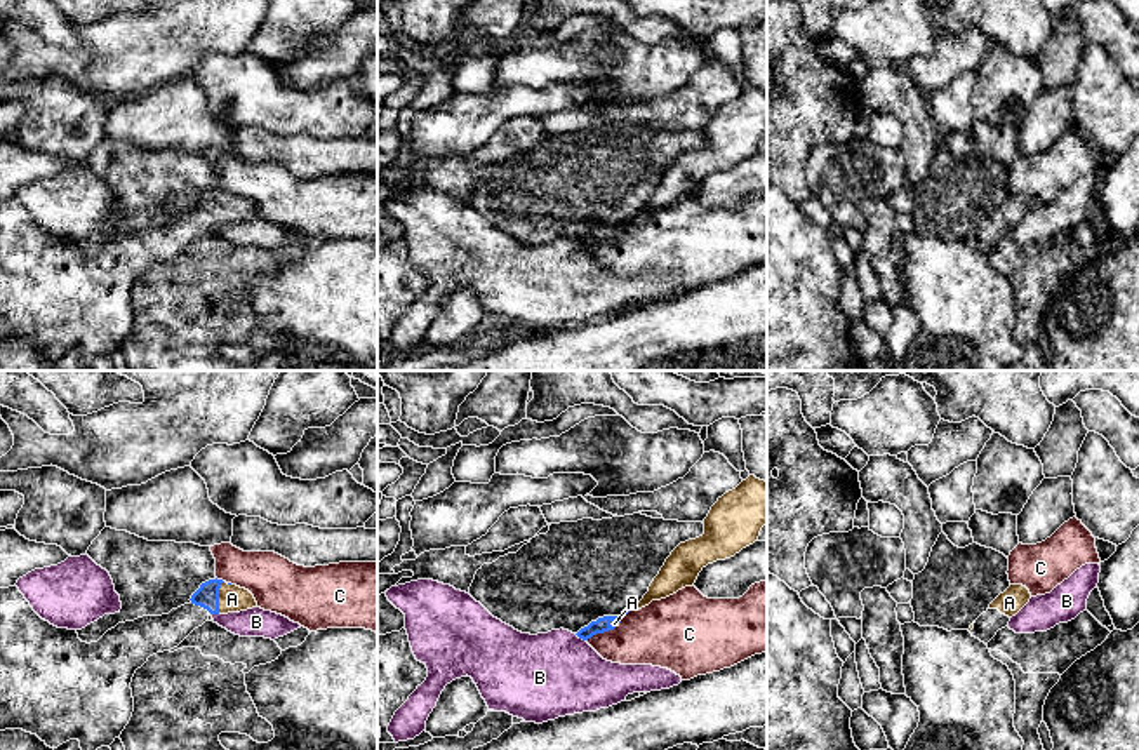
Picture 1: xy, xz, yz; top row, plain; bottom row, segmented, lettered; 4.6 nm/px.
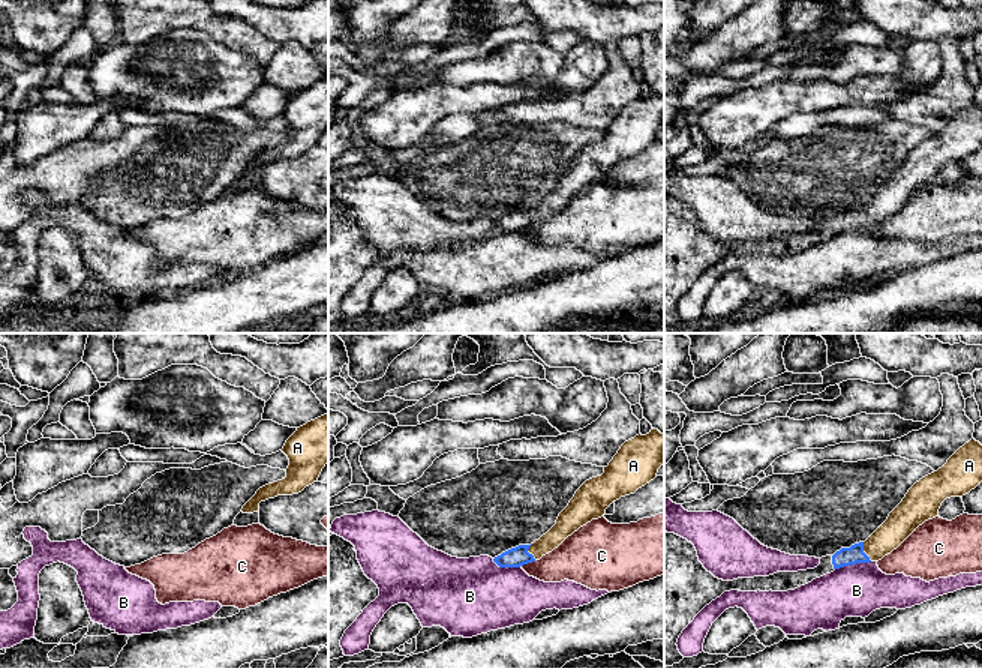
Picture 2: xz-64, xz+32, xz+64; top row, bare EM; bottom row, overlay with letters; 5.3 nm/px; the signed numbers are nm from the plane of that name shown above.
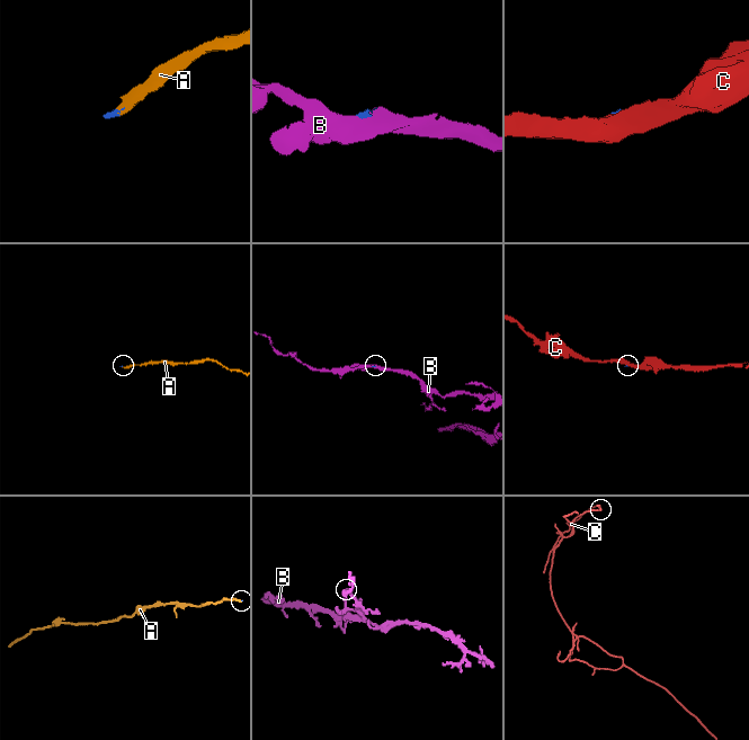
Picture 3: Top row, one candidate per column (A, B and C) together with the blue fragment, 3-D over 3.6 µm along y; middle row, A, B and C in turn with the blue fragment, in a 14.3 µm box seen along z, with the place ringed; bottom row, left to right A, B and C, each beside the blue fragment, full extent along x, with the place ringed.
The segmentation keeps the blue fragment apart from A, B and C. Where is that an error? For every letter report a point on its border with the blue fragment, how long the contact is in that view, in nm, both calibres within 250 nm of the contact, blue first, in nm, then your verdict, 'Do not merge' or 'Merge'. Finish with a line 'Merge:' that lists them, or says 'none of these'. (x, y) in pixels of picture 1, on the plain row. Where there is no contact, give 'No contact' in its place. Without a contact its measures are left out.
A: Touches blue at xy (218, 207). Shared border 160 nm. Thickness 110 nm (blue) against 130 nm. Merge
B: Touches blue at xz (579, 247). Shared border 70 nm. Thickness 70 nm (blue) against 400 nm. Do not merge
C: Touches blue at xz (600, 242). Shared border 160 nm. Thickness 70 nm (blue) against 280 nm. Do not merge
Merge: A

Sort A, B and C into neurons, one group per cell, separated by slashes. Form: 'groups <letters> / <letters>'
groups A / B / C

